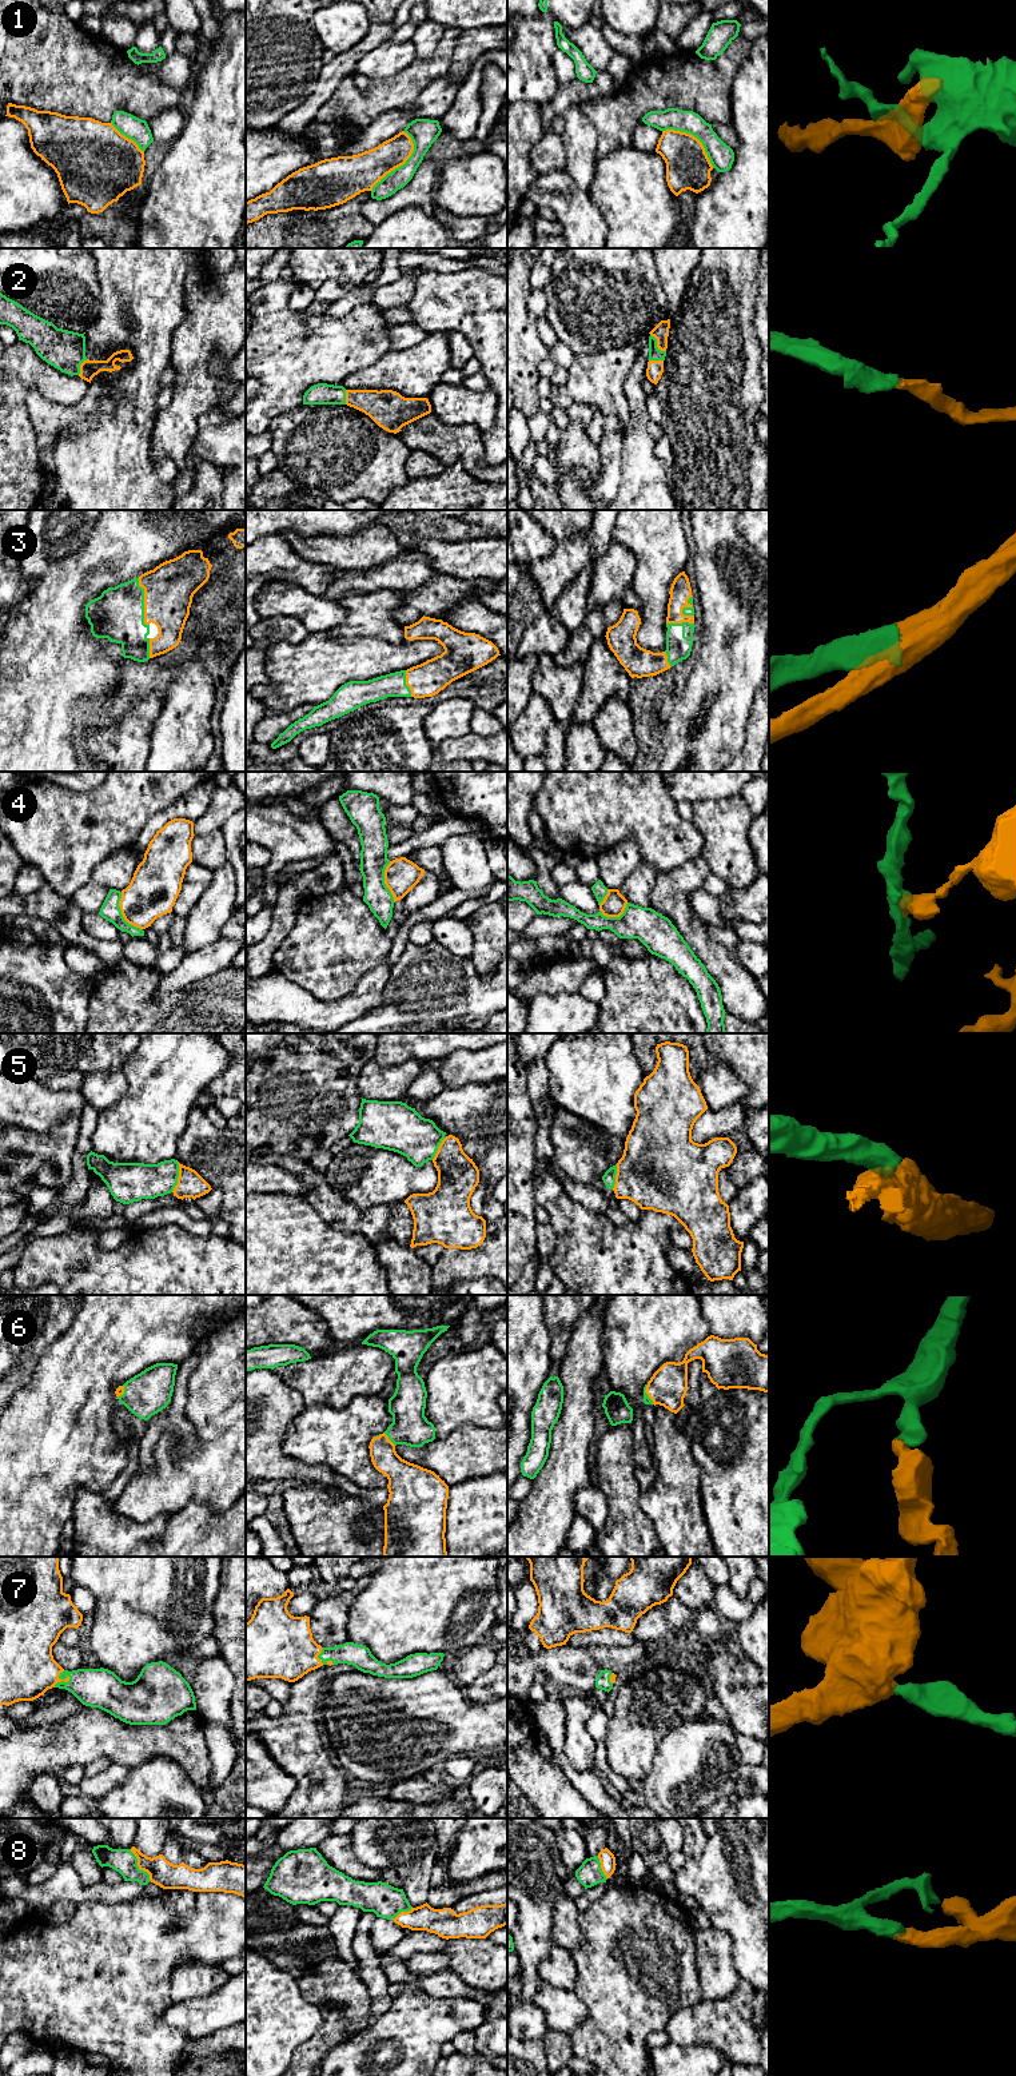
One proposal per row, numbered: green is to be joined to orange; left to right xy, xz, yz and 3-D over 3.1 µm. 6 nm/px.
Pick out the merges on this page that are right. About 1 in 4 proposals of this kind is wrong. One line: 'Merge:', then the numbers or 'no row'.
Merge: 2, 3, 5, 6, 7, 8

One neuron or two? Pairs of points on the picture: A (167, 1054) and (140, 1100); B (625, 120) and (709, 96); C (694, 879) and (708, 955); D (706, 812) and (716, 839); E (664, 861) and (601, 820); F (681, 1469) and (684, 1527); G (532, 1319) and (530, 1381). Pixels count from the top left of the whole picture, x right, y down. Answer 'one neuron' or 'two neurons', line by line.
A: one neuron
B: one neuron
C: one neuron
D: one neuron
E: one neuron
F: one neuron
G: one neuron

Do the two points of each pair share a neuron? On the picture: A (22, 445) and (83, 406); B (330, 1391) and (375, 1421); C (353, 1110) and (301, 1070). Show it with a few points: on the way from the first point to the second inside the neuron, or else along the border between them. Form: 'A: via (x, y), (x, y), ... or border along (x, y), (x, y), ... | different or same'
A: border along (26, 406), (38, 447) | different
B: border along (379, 1394), (357, 1395), (342, 1407), (318, 1405) | different
C: via (339, 1099), (314, 1075) | same

